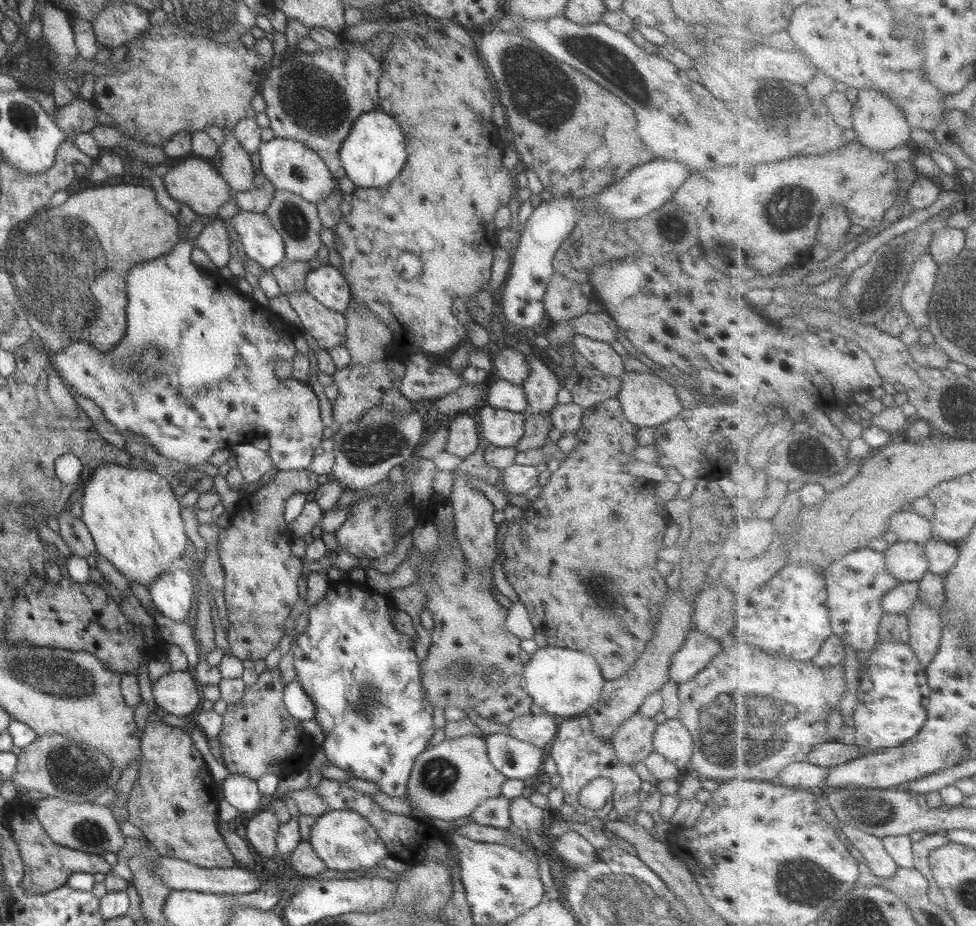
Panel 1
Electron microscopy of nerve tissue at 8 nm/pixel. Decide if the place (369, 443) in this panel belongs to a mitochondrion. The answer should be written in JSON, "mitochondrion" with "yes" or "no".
{"mitochondrion":"yes"}

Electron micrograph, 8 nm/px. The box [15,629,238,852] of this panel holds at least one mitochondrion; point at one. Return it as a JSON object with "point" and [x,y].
{"point":[70,770]}

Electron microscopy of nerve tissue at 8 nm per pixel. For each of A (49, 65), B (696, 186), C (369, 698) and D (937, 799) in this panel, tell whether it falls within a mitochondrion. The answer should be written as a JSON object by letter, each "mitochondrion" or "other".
{"A":"other","B":"other","C":"mitochondrion","D":"other"}

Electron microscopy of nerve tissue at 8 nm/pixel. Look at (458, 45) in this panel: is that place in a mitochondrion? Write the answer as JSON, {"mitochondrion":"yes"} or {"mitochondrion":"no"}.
{"mitochondrion":"no"}

